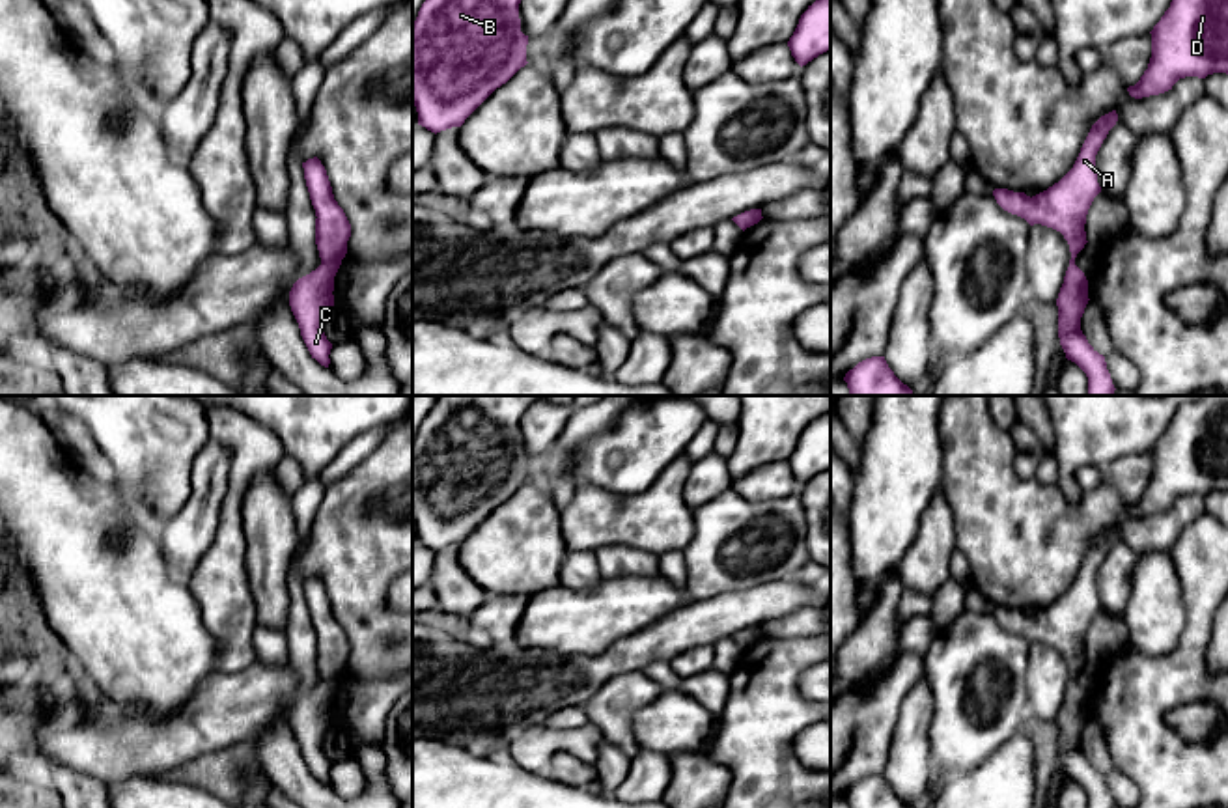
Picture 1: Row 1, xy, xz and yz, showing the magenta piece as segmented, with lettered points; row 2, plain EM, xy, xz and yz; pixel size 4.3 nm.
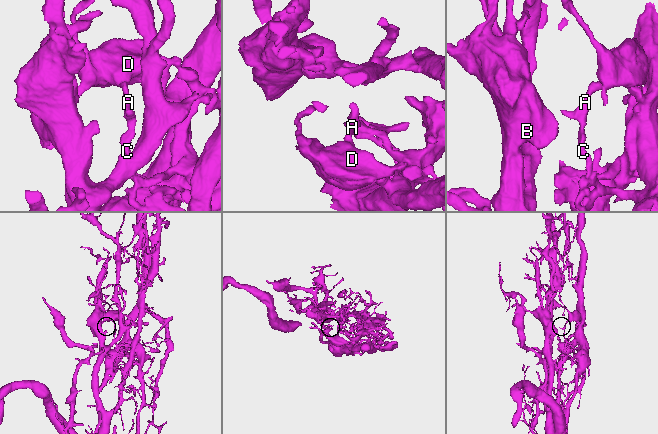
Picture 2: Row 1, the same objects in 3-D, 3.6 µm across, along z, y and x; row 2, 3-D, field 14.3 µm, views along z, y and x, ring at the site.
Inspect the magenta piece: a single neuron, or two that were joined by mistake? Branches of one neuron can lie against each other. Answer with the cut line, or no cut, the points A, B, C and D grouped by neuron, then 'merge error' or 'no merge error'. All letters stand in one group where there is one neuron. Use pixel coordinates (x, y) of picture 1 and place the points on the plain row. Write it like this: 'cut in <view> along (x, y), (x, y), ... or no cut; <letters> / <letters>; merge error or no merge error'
cut in xy along (316, 687), (323, 695), (334, 691); A D / B C; merge error

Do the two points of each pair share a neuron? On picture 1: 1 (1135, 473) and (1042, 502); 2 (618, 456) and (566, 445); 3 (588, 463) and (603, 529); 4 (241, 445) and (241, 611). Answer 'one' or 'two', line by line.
1: two
2: two
3: two
4: one

